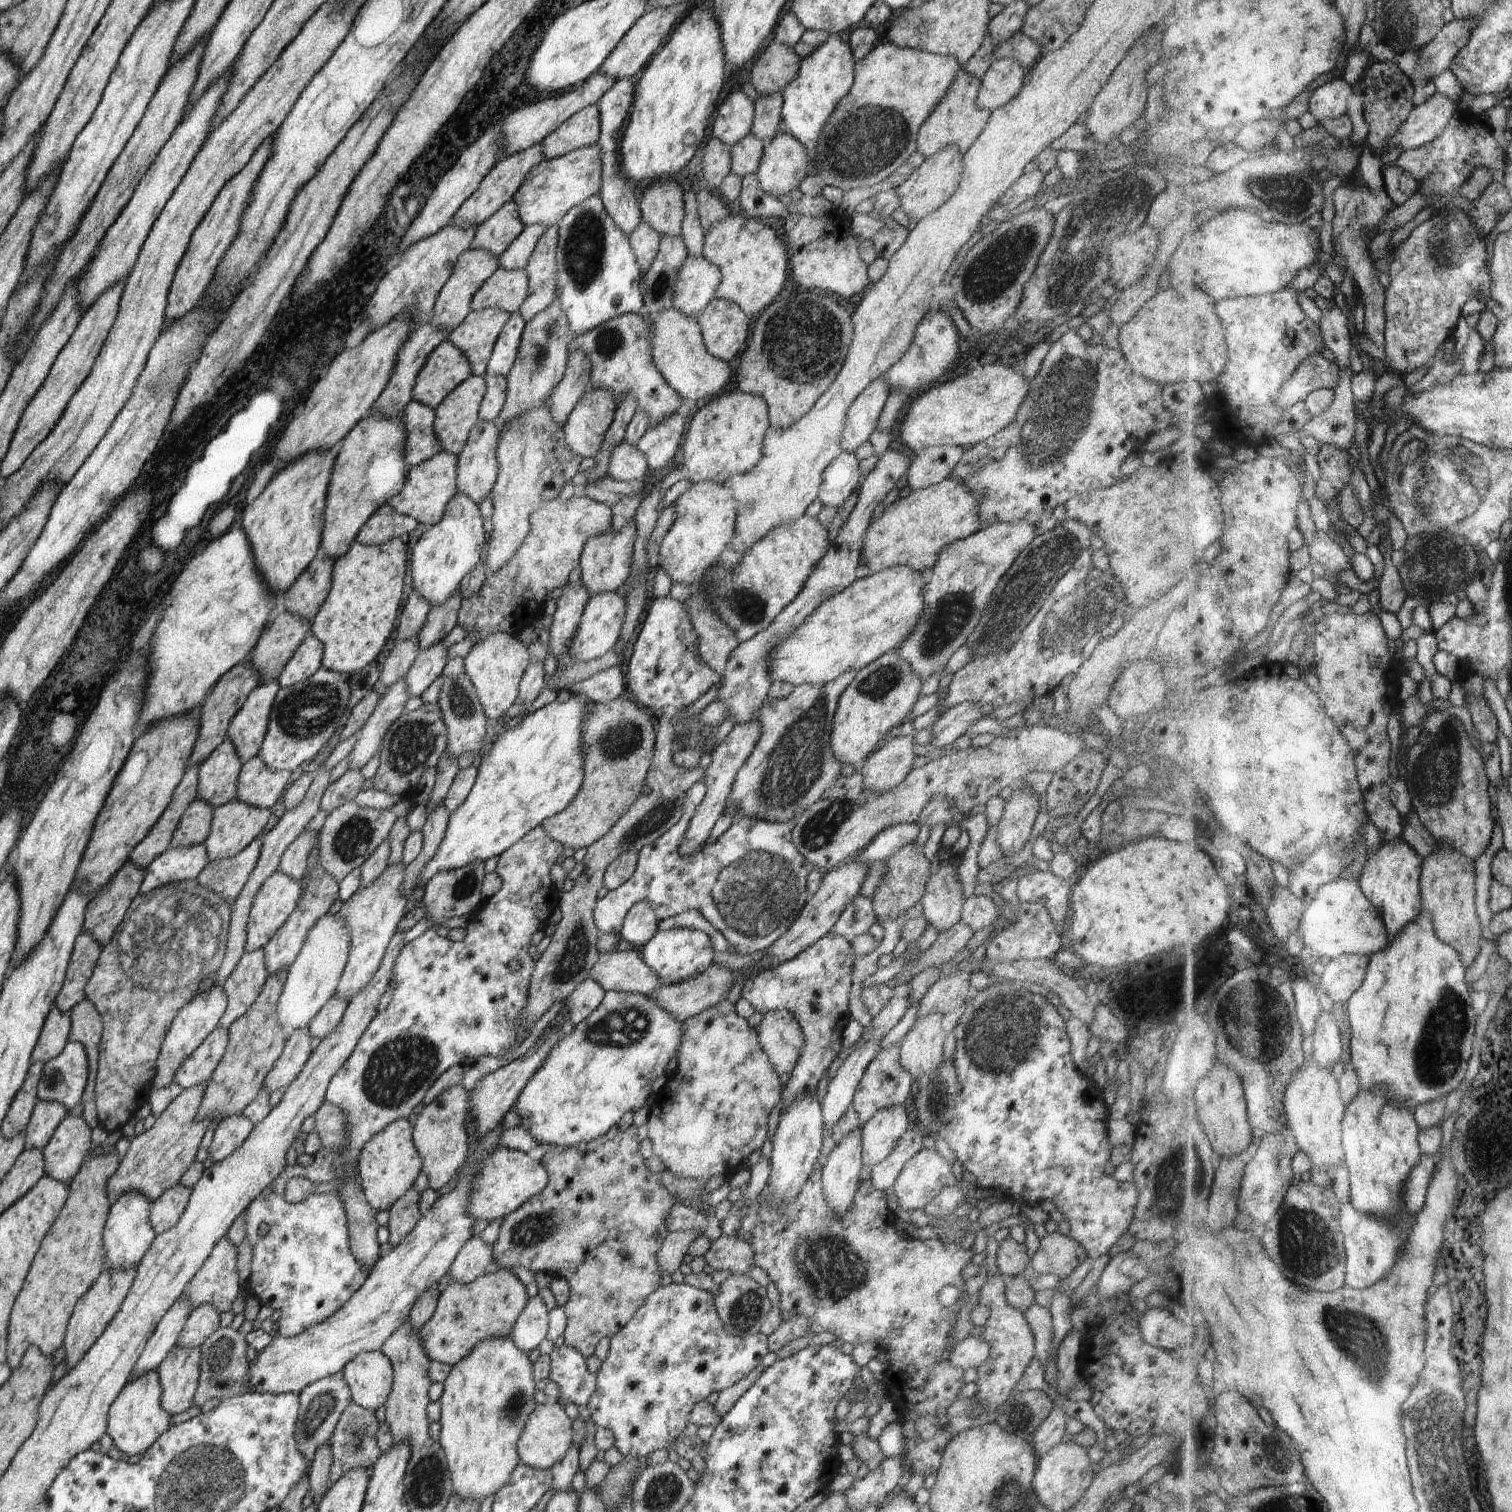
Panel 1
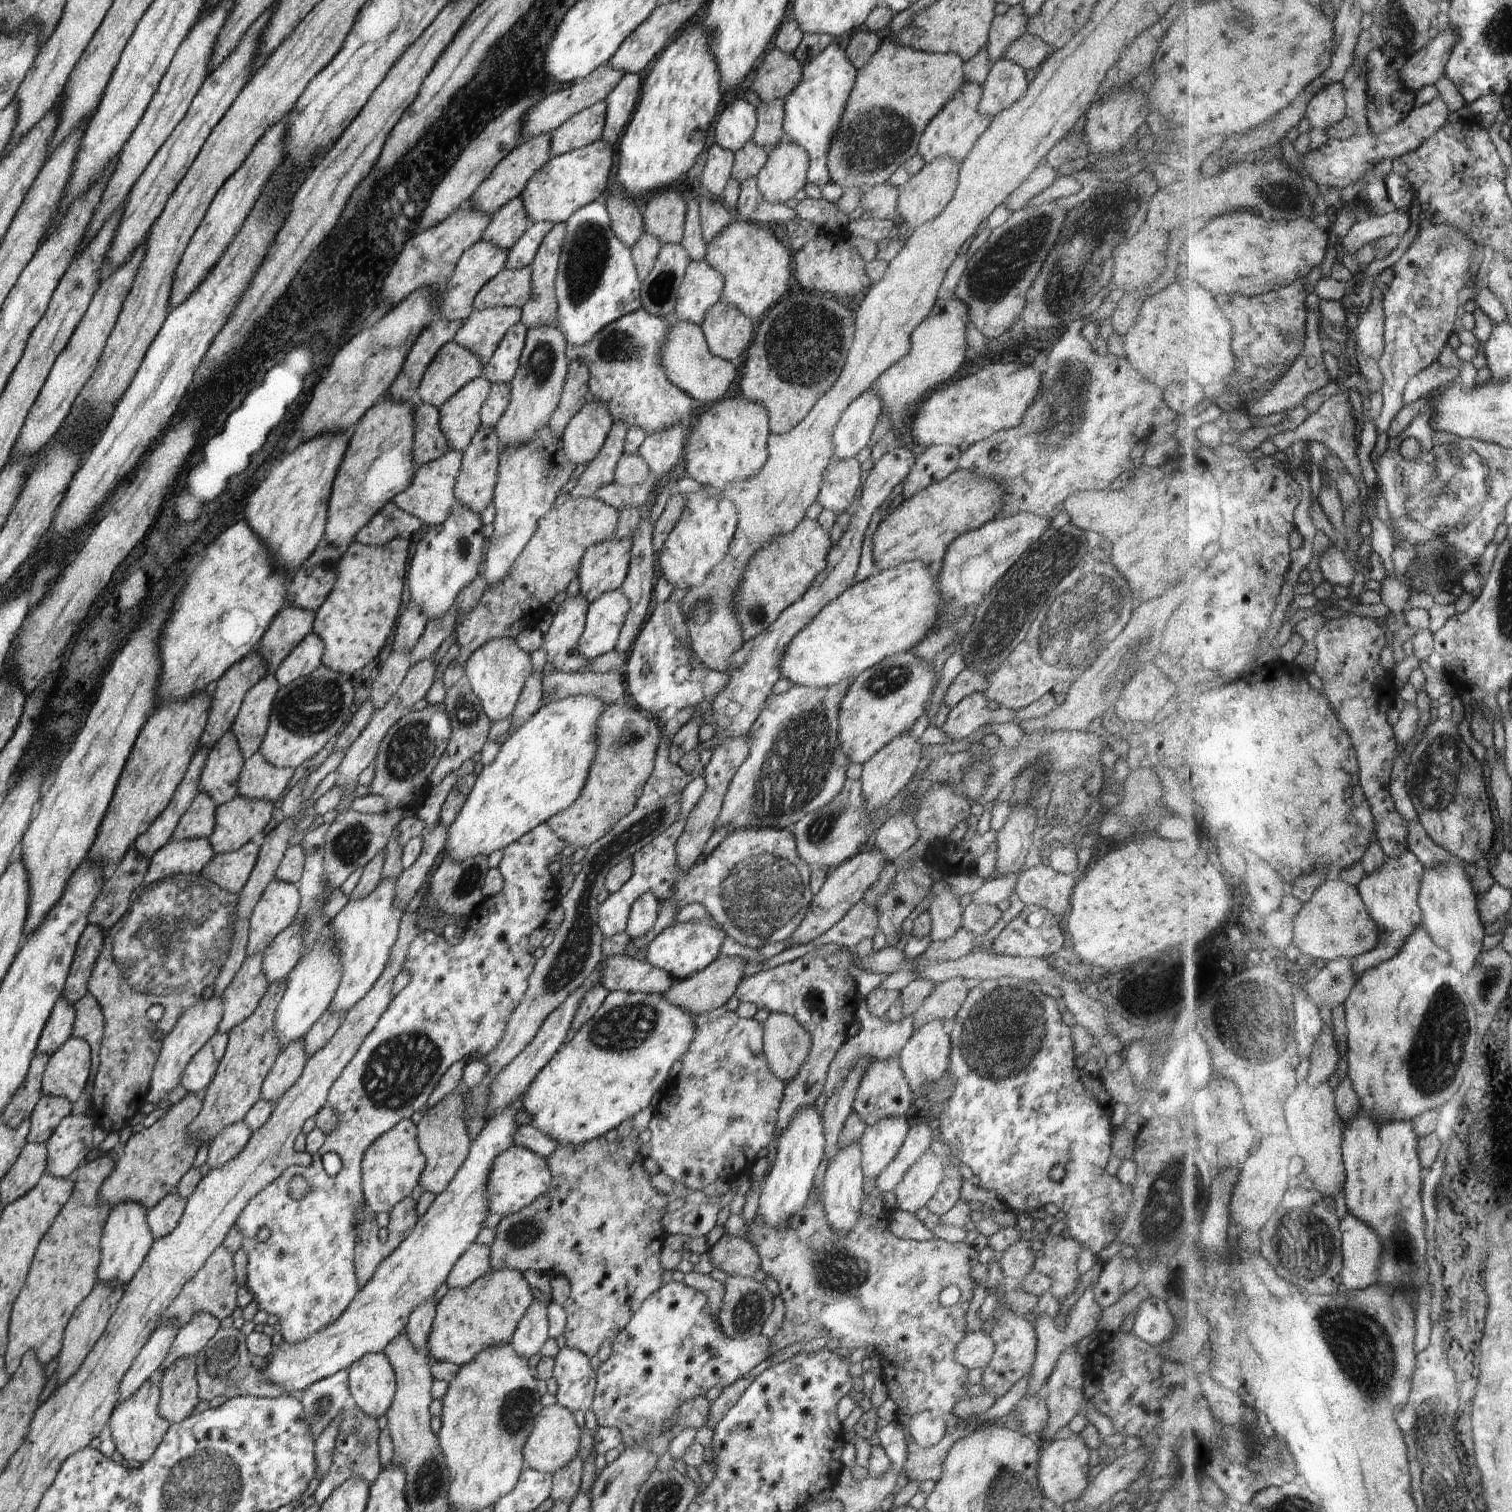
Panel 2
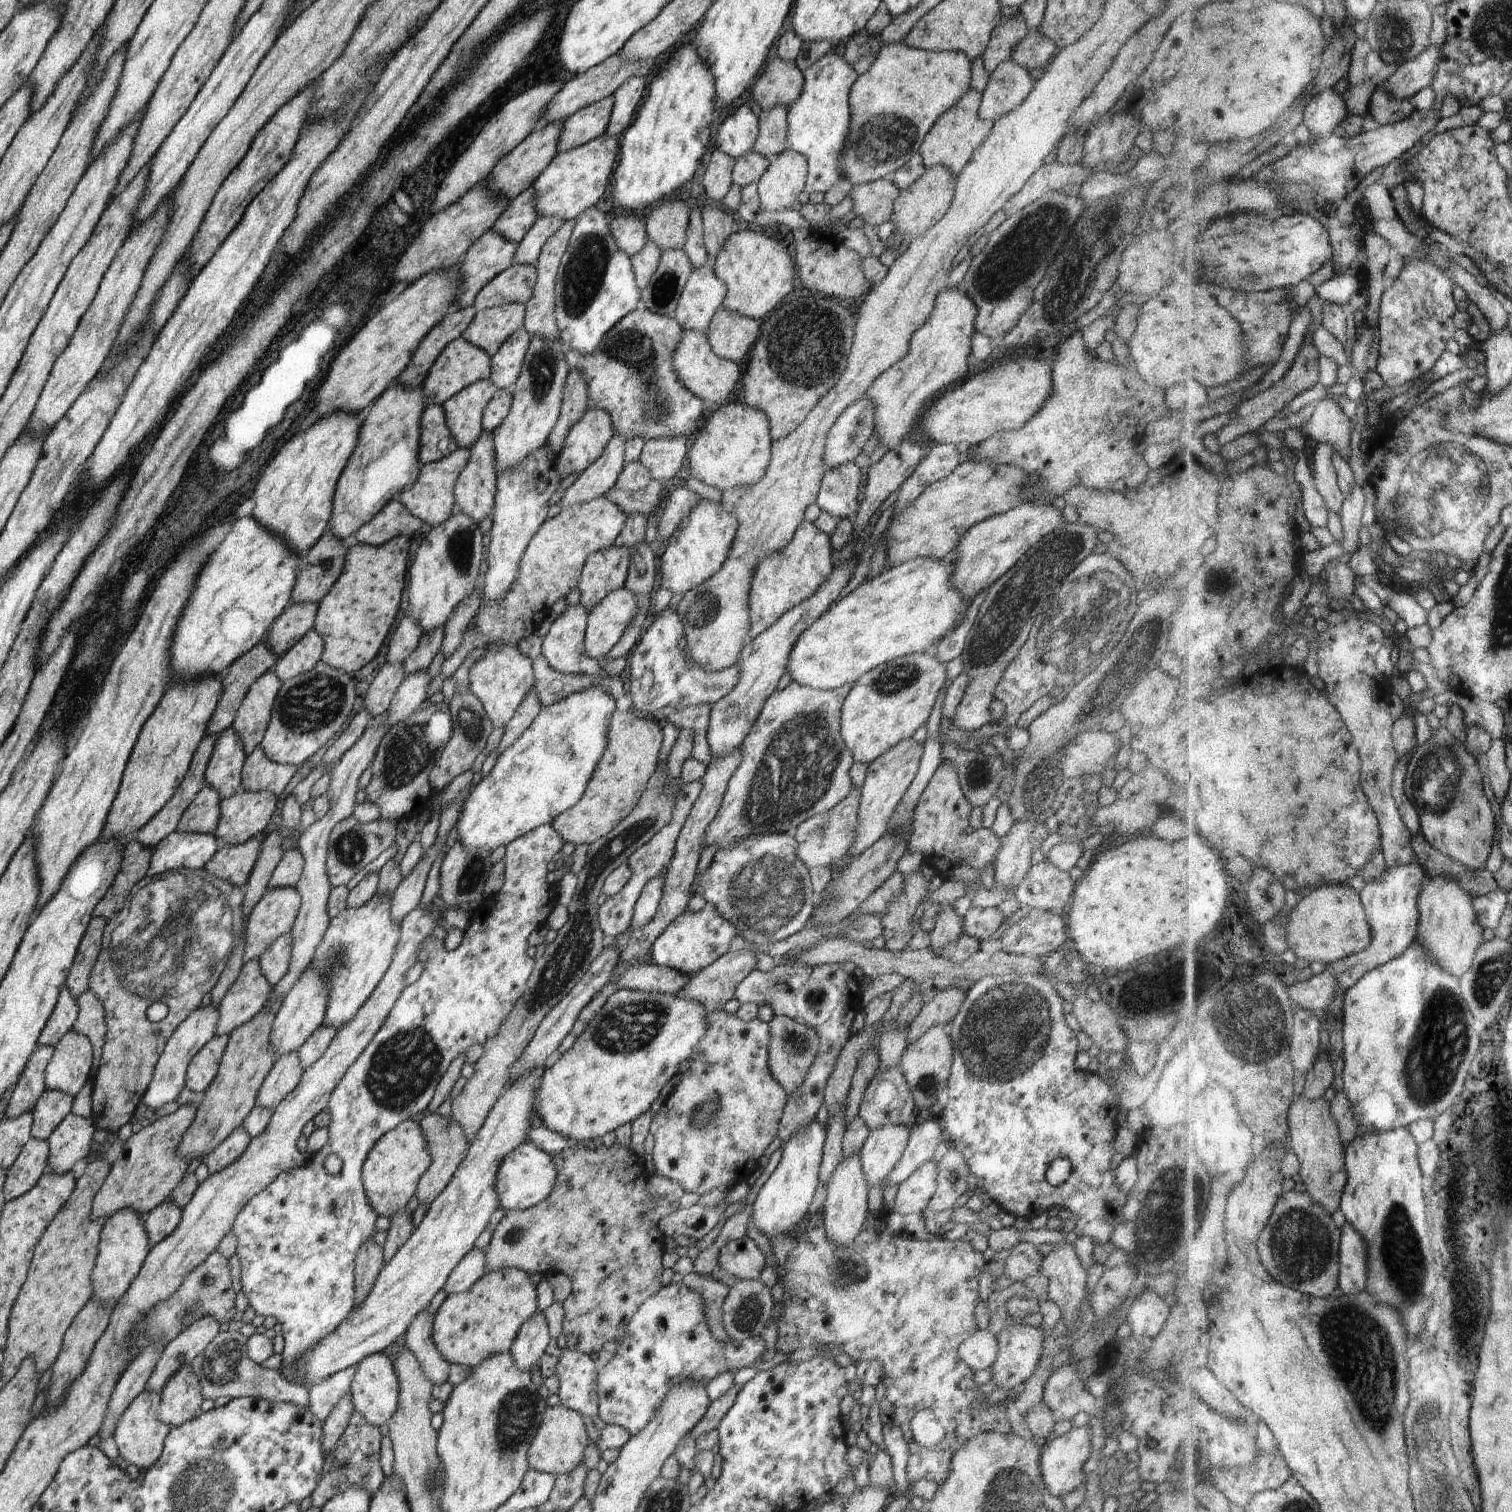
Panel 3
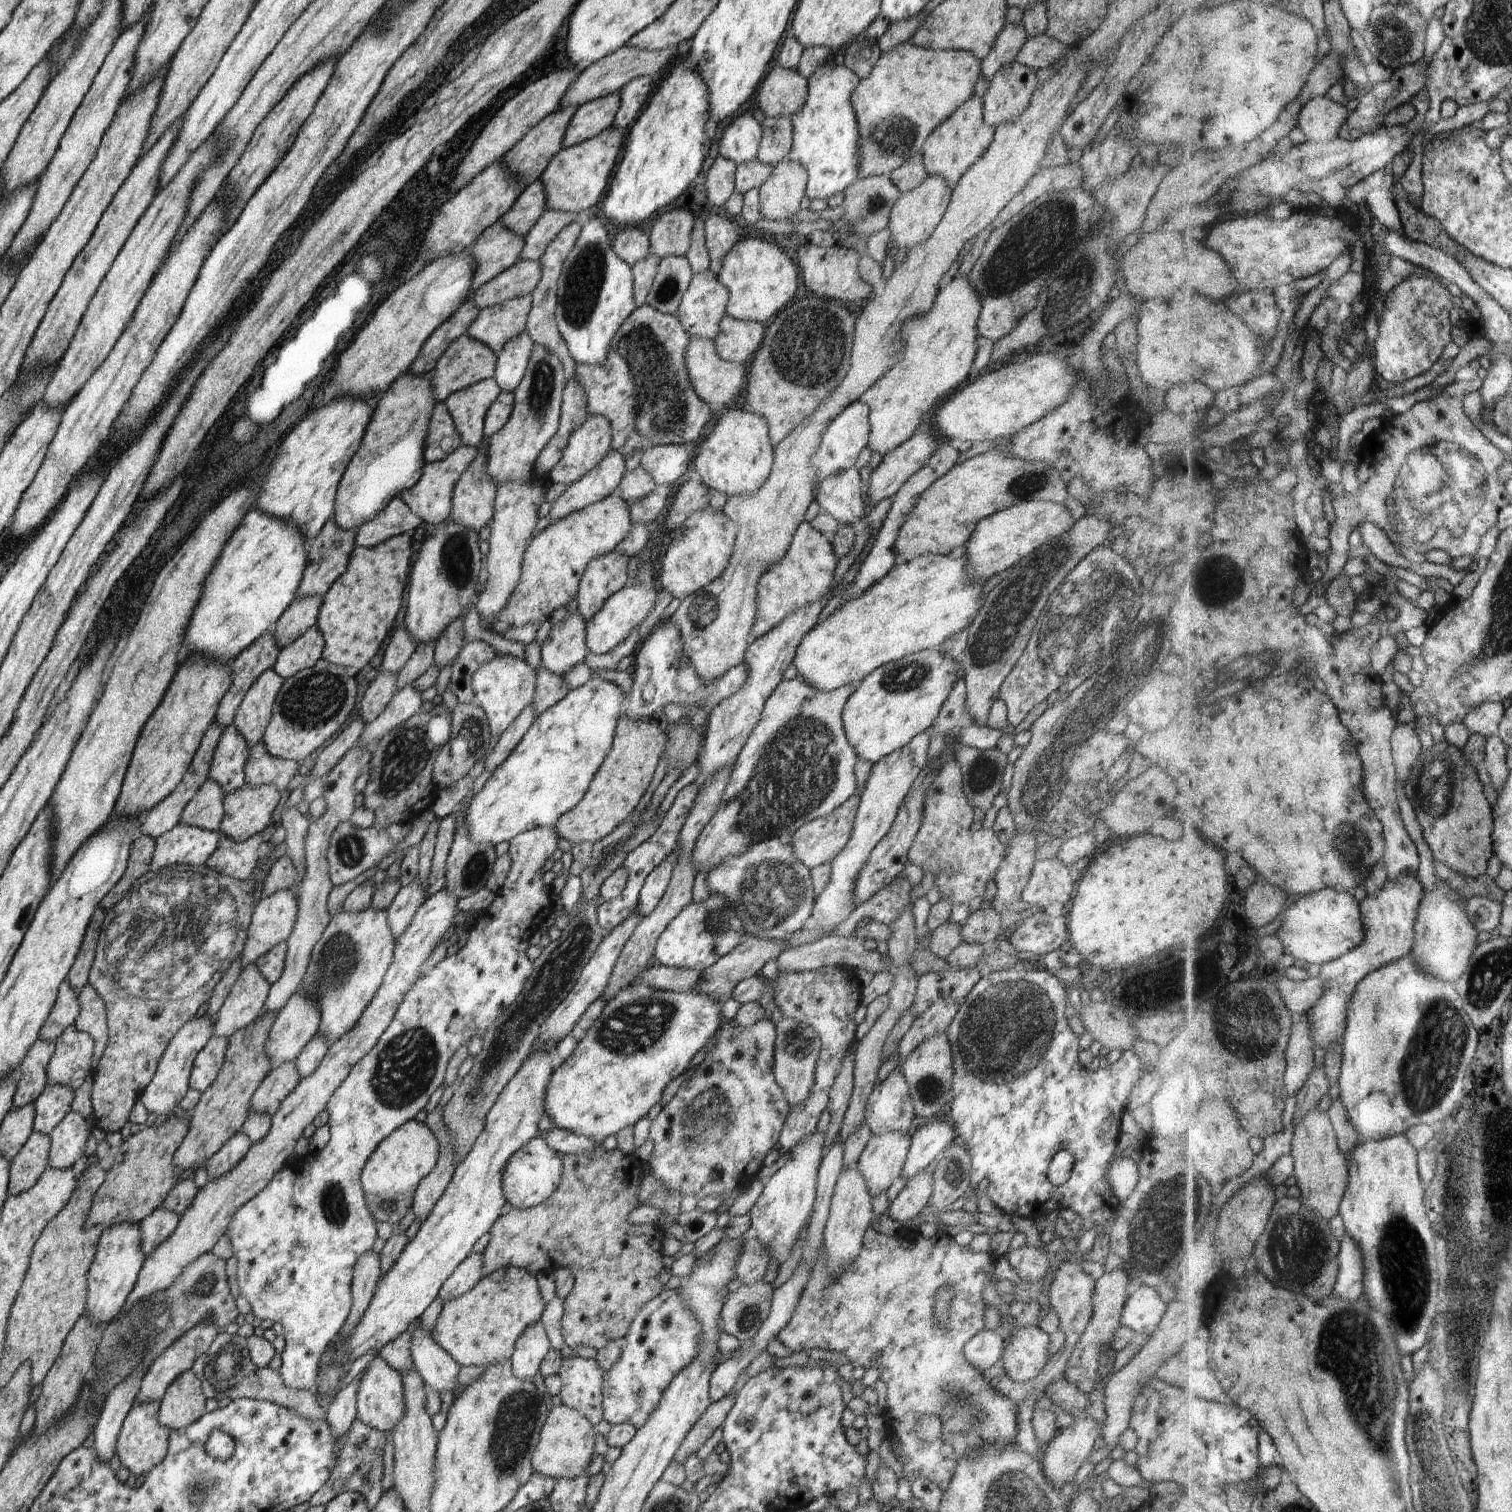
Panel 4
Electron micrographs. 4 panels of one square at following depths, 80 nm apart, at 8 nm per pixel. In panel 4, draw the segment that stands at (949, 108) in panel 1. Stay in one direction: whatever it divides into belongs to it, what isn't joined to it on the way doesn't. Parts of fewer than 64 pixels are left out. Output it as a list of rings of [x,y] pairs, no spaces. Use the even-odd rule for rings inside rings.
[[[973,95],[925,139],[921,153],[927,176],[939,176],[953,191],[966,170],[990,148],[994,134],[995,130],[983,120],[982,100]]]

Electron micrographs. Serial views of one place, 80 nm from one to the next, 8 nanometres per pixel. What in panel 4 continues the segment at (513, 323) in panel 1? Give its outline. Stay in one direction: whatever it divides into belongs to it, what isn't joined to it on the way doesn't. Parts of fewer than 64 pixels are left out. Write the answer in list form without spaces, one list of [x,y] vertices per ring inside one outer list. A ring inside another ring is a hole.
[[[524,331],[506,342],[502,350],[496,353],[496,371],[493,378],[500,391],[513,393],[520,386],[534,346],[535,343]]]

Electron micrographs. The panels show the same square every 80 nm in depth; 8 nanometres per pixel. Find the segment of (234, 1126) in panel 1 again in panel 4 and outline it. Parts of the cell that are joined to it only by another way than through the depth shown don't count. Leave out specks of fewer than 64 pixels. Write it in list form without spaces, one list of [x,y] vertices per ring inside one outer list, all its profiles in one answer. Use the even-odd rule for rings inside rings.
[[[241,1131],[238,1134],[234,1134],[234,1137],[230,1138],[229,1142],[226,1142],[222,1149],[218,1150],[208,1160],[205,1166],[208,1172],[208,1179],[214,1180],[224,1176],[224,1174],[228,1174],[234,1166],[238,1166],[238,1162],[244,1159],[252,1144],[250,1138],[247,1138],[246,1134]]]

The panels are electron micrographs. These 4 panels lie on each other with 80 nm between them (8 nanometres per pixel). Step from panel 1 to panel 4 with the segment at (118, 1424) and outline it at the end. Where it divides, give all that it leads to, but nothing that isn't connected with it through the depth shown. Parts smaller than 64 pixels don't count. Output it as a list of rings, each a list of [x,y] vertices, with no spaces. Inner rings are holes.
[[[156,1400],[146,1402],[146,1404],[133,1404],[132,1410],[128,1412],[122,1430],[116,1440],[116,1451],[120,1463],[127,1468],[138,1480],[141,1480],[155,1468],[168,1454],[169,1438],[171,1430],[160,1426],[158,1423],[158,1414],[161,1402]]]

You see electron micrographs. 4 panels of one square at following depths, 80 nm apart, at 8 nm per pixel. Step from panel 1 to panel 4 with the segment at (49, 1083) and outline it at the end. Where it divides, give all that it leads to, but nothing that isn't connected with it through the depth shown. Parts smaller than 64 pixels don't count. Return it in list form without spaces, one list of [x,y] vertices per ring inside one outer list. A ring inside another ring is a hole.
[[[74,1026],[67,1028],[62,1036],[55,1041],[55,1052],[47,1065],[48,1083],[68,1086],[72,1088],[73,1092],[80,1088],[86,1080],[86,1074],[92,1069],[94,1048],[94,1040],[90,1034],[81,1032]]]

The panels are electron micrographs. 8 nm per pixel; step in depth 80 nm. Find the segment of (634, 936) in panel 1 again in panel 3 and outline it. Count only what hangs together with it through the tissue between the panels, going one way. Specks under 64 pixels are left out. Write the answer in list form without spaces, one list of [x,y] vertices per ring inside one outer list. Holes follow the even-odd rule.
[[[654,876],[646,882],[638,901],[633,906],[629,931],[646,926],[654,918],[663,896],[665,878],[666,876]]]

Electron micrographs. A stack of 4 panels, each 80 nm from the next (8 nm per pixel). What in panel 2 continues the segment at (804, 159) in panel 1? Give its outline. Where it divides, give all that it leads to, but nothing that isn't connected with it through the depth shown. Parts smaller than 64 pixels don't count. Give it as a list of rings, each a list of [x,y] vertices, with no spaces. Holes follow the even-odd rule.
[[[783,138],[776,148],[771,148],[767,151],[768,158],[766,164],[764,164],[762,171],[755,177],[757,188],[770,204],[784,205],[786,201],[794,198],[798,191],[804,189],[809,168],[809,157],[804,150],[787,138]]]

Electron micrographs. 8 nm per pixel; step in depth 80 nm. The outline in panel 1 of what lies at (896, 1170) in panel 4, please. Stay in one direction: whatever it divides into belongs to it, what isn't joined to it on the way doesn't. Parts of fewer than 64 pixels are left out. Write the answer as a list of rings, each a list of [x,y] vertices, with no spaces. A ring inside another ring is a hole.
[[[890,1106],[878,1110],[861,1127],[862,1162],[872,1170],[894,1152],[898,1140],[908,1131],[909,1120],[905,1108]]]

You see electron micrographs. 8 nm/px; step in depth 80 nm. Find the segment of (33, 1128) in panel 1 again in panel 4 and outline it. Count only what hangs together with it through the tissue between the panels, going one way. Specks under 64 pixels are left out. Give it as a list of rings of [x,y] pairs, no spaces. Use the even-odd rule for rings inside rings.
[[[48,1083],[34,1104],[35,1120],[33,1132],[50,1135],[62,1118],[71,1112],[74,1094],[72,1088]]]

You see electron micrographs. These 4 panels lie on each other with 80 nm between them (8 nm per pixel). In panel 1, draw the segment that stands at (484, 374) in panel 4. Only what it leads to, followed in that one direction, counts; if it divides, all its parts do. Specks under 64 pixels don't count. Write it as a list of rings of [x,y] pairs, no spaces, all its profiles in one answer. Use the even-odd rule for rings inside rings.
[[[444,340],[432,350],[424,368],[418,372],[412,401],[435,410],[452,390],[456,390],[470,376],[472,370],[466,354]]]

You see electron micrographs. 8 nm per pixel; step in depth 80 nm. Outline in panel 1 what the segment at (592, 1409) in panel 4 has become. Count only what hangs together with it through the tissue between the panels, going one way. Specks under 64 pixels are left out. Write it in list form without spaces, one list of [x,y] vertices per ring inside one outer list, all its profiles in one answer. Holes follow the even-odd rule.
[[[563,1345],[554,1349],[550,1361],[549,1380],[559,1389],[562,1404],[587,1406],[596,1390],[596,1376],[588,1371],[586,1358],[578,1350]]]

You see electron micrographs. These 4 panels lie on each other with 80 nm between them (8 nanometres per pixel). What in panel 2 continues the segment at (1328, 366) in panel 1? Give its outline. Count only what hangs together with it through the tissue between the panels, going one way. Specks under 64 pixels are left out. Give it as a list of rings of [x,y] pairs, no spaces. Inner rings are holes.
[[[1309,310],[1309,330],[1308,338],[1306,338],[1306,349],[1302,352],[1301,358],[1294,362],[1289,373],[1285,375],[1260,402],[1256,402],[1254,406],[1242,407],[1243,412],[1248,413],[1255,418],[1269,416],[1275,413],[1288,412],[1296,408],[1298,405],[1306,404],[1309,395],[1322,390],[1323,386],[1330,384],[1330,372],[1324,366],[1324,358],[1322,348],[1322,336],[1320,336],[1320,314]]]

